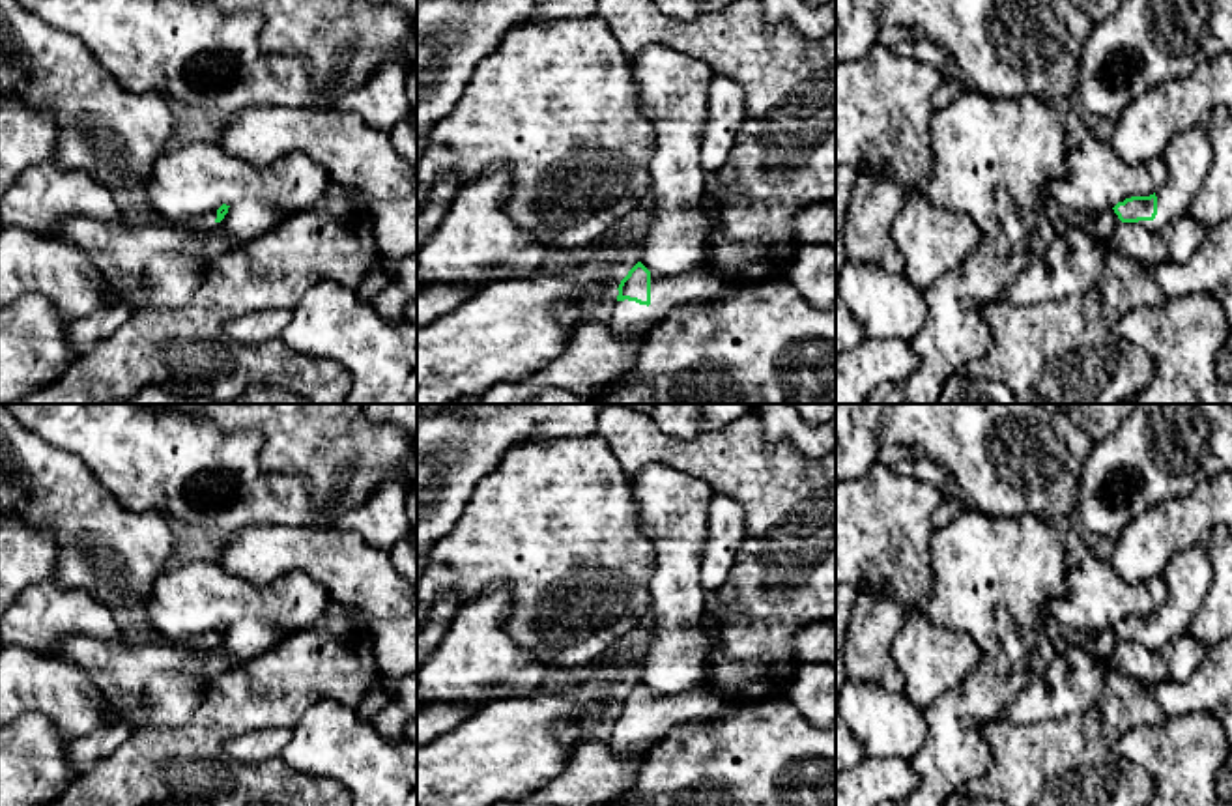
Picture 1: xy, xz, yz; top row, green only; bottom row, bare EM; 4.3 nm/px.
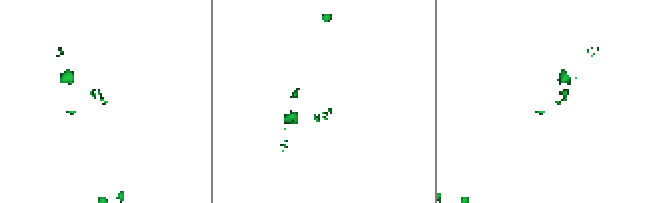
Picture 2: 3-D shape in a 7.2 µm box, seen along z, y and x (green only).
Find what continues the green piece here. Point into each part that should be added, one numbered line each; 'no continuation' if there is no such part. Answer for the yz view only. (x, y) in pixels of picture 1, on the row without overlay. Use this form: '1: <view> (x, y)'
1: yz (1186, 578)

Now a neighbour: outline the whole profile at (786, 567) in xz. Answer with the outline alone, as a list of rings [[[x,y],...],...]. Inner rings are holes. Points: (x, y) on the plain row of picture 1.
[[[623,404],[600,411],[595,436],[606,441],[626,477],[647,464],[669,466],[744,509],[746,535],[729,578],[709,595],[710,612],[723,623],[701,684],[733,707],[783,699],[798,668],[791,638],[811,623],[836,619],[836,449],[809,460],[787,439],[768,447],[753,411],[692,439],[677,439]]]

